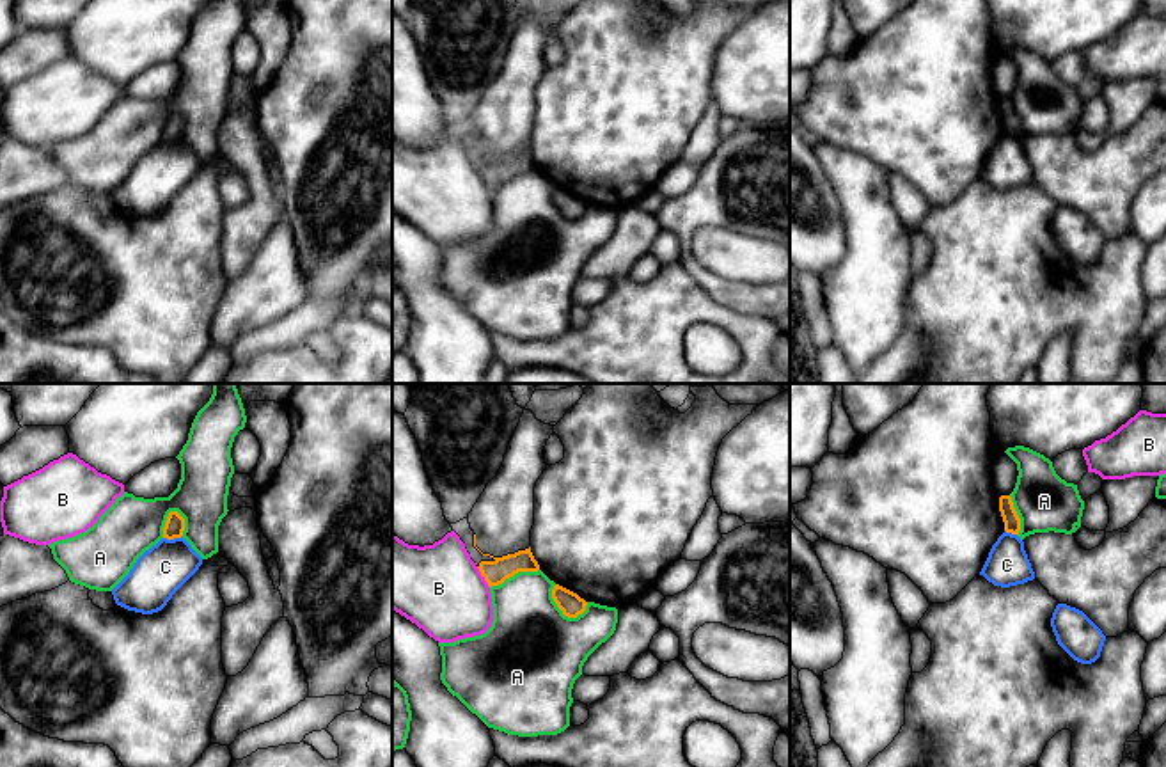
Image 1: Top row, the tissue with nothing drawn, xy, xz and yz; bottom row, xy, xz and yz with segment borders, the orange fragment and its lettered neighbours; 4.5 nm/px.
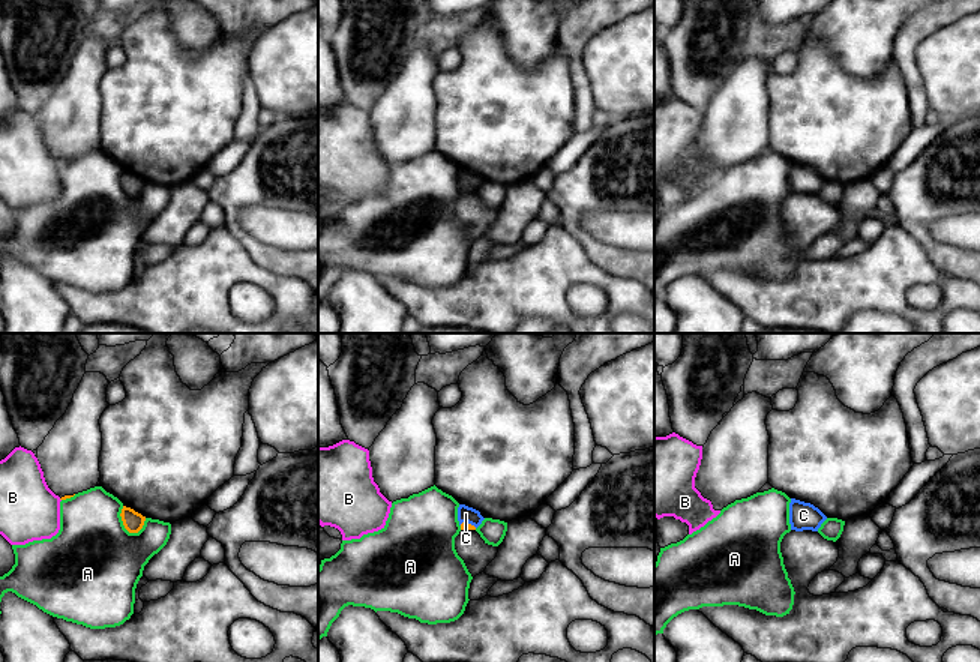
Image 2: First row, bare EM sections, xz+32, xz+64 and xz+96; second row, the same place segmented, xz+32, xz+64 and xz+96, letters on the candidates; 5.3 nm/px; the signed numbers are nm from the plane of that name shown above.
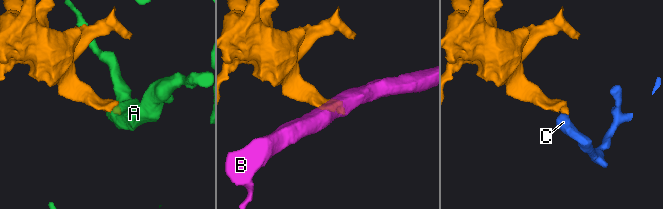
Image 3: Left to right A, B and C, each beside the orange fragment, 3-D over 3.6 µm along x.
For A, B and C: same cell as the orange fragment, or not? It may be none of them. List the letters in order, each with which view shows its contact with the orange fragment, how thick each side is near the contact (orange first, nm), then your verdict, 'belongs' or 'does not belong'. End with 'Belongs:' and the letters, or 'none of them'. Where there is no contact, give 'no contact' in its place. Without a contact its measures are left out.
A: xz | 100/460 nm | does not belong
B: xz | 110/400 nm | does not belong
C: xy | 90/220 nm | does not belong
Belongs: none of them

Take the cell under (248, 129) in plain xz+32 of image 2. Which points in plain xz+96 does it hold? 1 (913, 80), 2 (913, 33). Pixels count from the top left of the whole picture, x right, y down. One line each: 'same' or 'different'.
1: same
2: same

